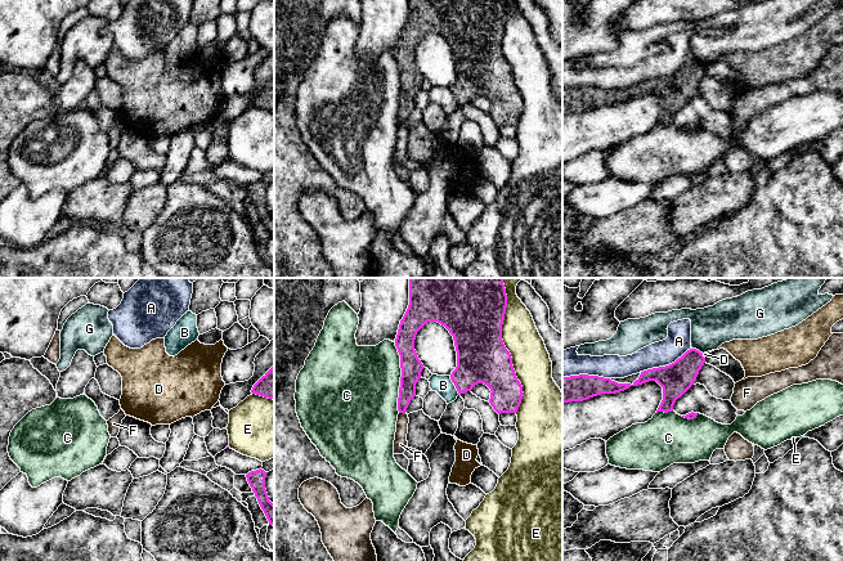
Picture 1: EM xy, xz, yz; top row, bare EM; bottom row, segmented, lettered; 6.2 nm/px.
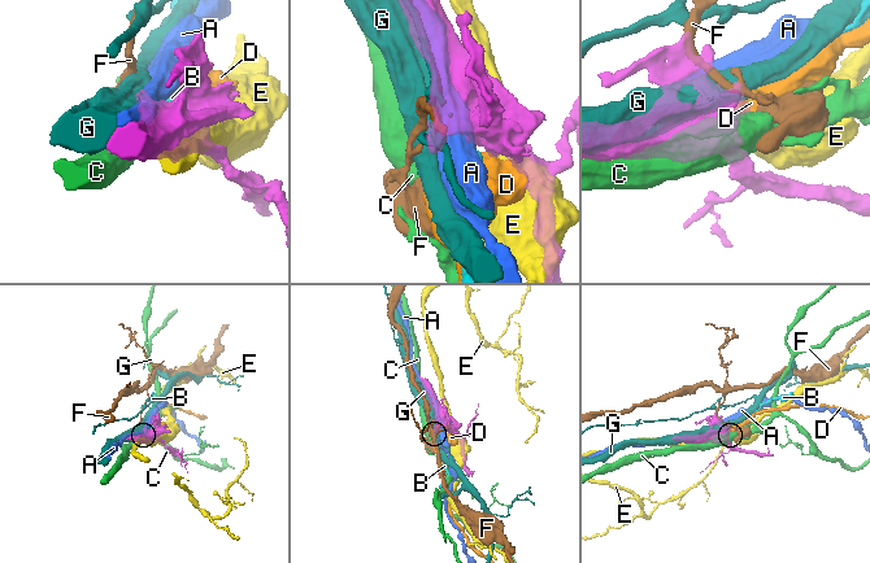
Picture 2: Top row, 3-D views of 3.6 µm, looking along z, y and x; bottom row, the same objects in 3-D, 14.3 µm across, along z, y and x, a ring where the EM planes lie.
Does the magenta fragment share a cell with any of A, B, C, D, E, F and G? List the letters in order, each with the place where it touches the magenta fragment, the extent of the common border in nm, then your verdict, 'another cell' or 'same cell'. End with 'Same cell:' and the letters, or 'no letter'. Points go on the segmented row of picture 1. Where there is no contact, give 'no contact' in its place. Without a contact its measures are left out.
A: contact yz (666, 366); length 360 nm; another cell
B: contact xz (454, 385); length 140 nm; another cell
C: contact xz (400, 377); length 440 nm; another cell
D: contact yz (703, 357); length 40 nm; another cell
E: contact xz (503, 345); length 850 nm; another cell
F: contact xz (402, 412); length 40 nm; another cell
G: contact yz (698, 350); length 80 nm; another cell
Same cell: no letter

